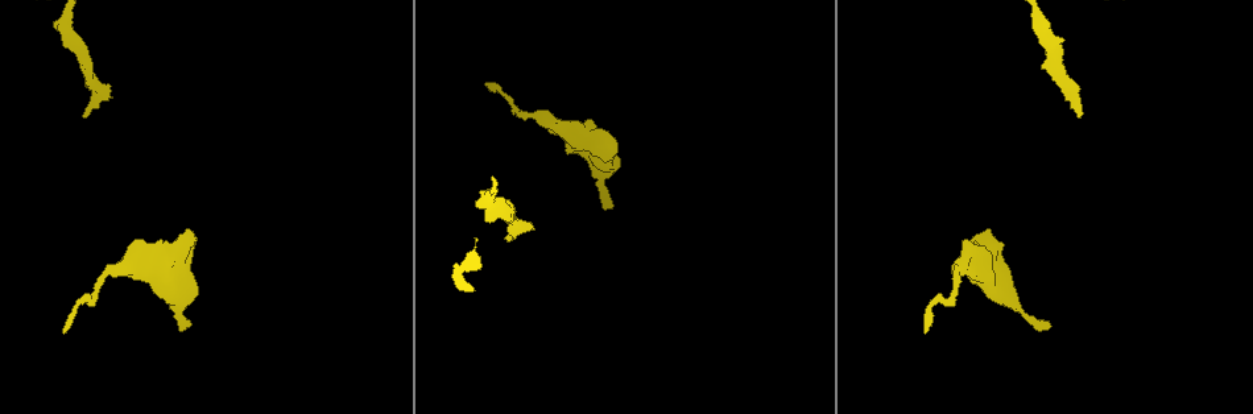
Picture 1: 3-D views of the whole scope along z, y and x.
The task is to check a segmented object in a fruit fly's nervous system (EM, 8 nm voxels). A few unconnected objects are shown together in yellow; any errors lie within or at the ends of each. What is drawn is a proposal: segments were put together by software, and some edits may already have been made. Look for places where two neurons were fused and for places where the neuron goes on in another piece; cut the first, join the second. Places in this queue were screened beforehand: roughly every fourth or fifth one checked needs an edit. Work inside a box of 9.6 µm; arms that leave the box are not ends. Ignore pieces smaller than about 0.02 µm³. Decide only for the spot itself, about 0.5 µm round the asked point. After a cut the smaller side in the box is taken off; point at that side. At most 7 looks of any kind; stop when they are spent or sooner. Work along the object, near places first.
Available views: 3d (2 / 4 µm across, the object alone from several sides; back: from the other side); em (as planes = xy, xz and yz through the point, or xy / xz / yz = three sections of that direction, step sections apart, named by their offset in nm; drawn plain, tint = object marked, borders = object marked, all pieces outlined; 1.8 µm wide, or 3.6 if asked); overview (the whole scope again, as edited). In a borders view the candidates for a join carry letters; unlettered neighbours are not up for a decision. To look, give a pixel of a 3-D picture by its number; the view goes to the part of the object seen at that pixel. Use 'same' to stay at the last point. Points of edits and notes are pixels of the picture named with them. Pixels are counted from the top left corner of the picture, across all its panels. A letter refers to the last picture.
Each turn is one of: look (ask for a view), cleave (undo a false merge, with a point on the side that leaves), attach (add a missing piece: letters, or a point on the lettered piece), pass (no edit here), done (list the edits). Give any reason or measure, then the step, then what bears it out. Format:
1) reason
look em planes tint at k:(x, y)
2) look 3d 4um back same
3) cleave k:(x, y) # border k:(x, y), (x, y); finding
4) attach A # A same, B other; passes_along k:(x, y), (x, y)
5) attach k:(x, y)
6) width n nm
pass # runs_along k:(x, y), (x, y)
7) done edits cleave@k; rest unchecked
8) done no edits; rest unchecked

sudden change in width
look 3d 4um at 1:(165, 272)

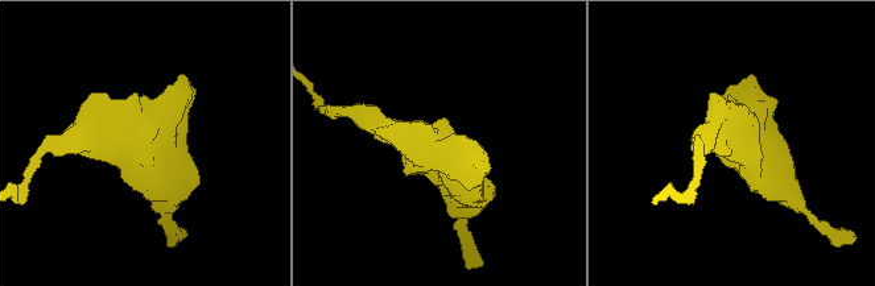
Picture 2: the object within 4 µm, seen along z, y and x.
arms 4; need the tissue
look em 3.6um planes borders at 2:(141, 142)

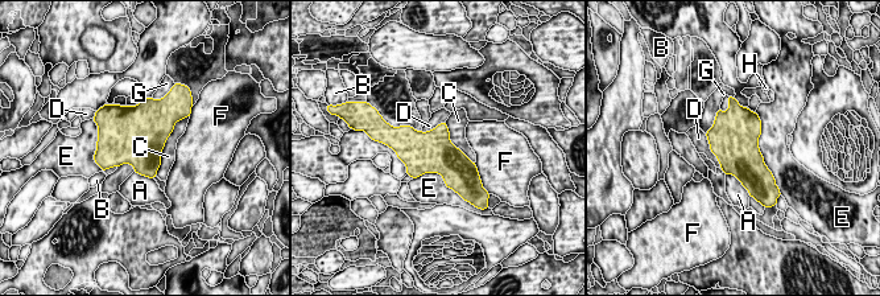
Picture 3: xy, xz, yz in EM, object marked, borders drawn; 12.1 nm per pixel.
pass # A other, B other, C other, D other, E other, F other, G other, H other; continuous, no second neuron

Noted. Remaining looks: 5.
an open end
look em planes plain at 1:(1048, 323)

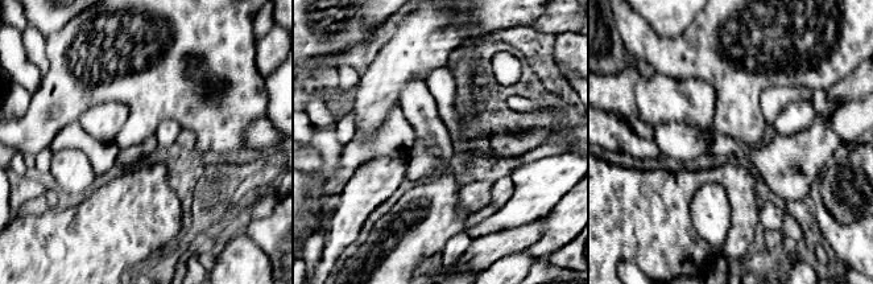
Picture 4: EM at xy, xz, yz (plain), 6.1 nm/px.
look em planes borders same

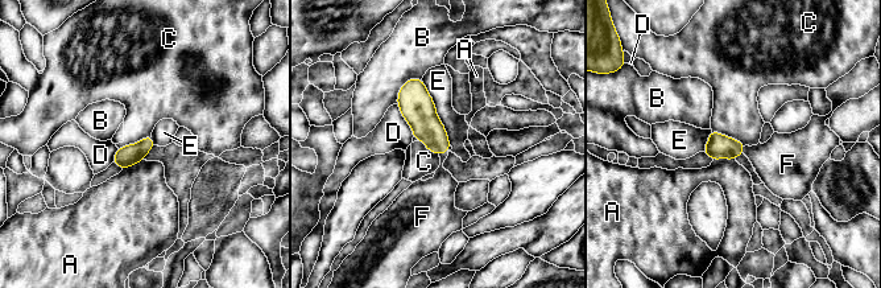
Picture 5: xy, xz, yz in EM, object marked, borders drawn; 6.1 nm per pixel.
attach F # A other, B other, C other, D other, E other, F same; passes_along 5:(422, 118), (443, 152), (438, 192); the neuron continues

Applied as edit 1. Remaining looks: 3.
look overview

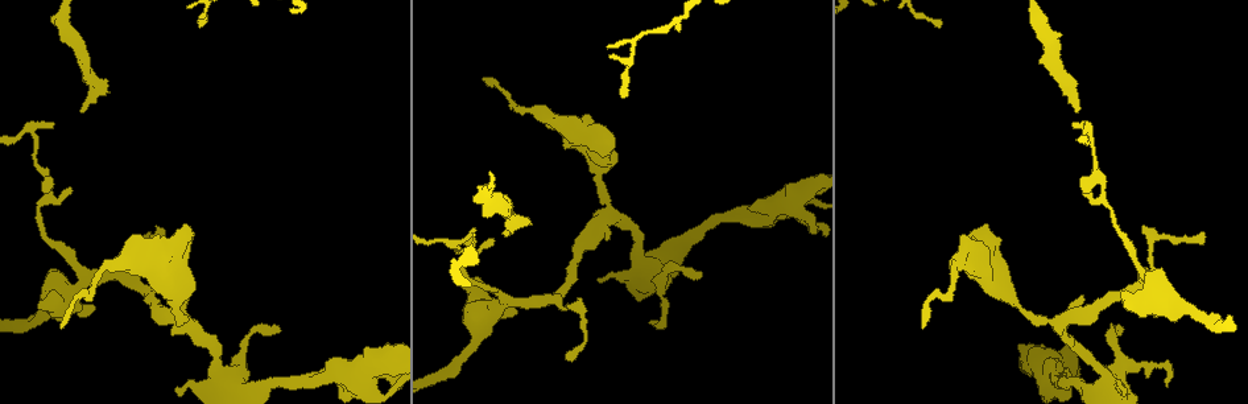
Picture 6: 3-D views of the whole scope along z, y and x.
free end
look em planes borders at 6:(484, 77)

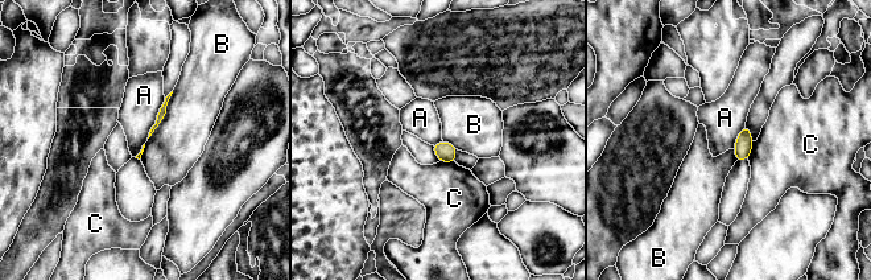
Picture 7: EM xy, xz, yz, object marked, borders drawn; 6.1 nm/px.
longest_contact B 340 nm
pass # A other, B other, C other; no lettered piece goes on from it

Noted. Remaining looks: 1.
done edits attach@5; rest unchecked

